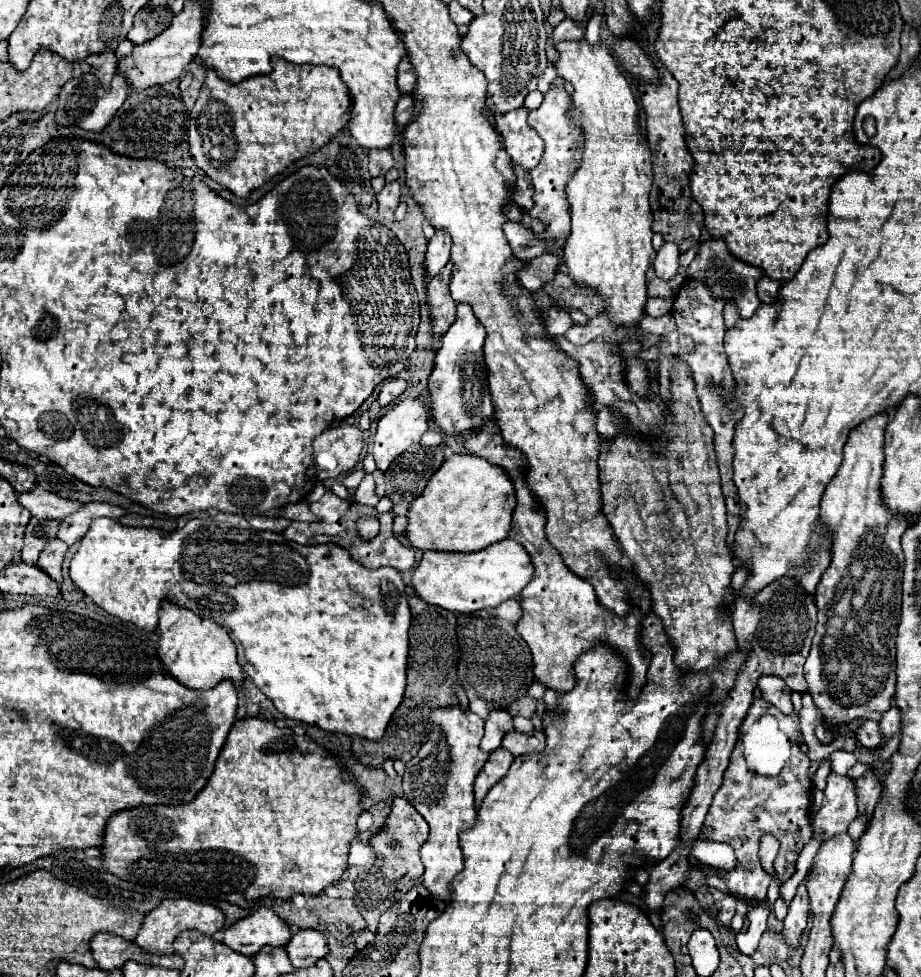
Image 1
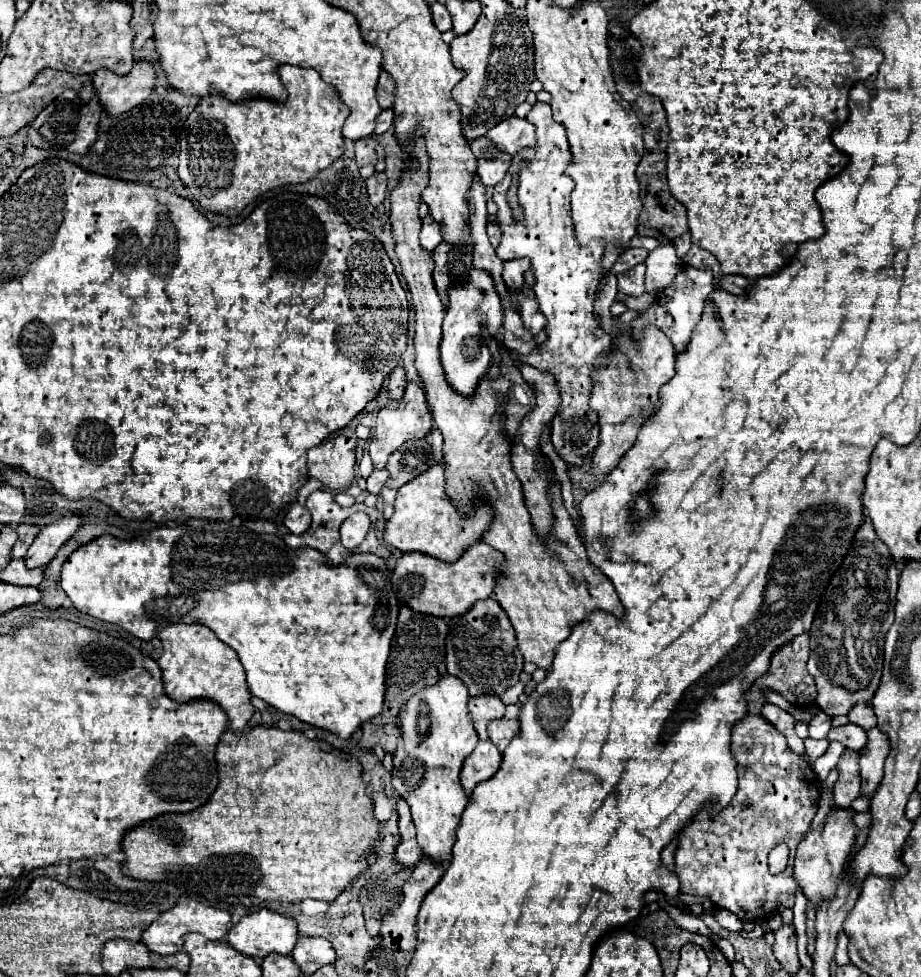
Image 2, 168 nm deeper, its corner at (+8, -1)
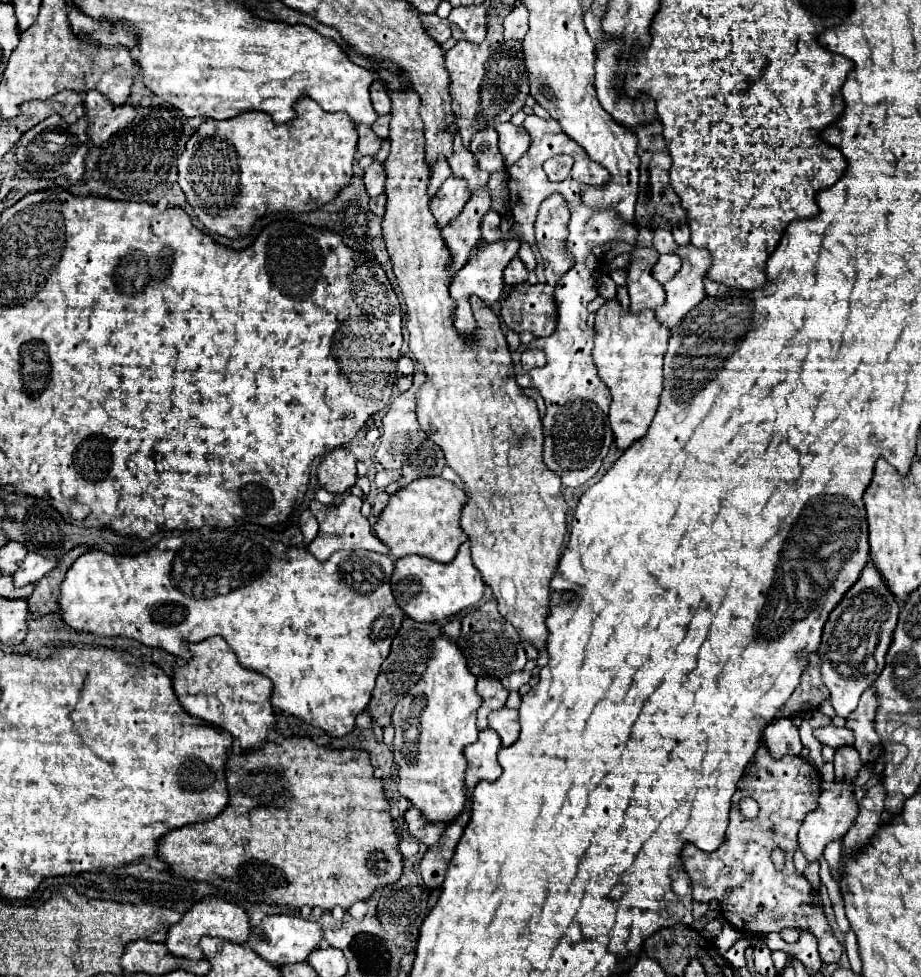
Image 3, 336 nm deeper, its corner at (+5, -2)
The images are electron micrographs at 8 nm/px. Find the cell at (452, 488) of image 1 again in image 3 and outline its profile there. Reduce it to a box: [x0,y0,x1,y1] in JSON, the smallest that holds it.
[373,476,467,562]

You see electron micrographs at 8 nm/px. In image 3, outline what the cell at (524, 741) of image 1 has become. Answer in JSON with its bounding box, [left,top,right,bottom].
[489,706,519,746]

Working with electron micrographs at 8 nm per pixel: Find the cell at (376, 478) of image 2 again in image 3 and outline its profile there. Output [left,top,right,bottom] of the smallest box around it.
[375,470,401,488]

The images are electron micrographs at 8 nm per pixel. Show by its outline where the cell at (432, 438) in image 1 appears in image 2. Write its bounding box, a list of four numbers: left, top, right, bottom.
[426,429,442,463]

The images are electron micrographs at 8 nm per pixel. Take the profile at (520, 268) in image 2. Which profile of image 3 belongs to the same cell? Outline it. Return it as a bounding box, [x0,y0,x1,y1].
[505,256,527,286]

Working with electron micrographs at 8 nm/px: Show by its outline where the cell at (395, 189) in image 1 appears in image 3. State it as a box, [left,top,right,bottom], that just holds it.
[363,162,385,198]

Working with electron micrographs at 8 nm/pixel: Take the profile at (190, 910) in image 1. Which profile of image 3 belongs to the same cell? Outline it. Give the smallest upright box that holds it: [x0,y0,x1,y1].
[165,895,251,960]

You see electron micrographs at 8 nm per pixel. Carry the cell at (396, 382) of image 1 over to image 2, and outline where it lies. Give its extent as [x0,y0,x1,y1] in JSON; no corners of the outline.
[388,368,406,400]

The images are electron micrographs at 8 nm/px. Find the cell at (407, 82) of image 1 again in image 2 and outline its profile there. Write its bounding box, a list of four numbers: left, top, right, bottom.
[376,71,394,109]

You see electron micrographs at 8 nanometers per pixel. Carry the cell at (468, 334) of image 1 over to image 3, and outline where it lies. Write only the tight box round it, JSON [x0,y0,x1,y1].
[451,214,519,336]

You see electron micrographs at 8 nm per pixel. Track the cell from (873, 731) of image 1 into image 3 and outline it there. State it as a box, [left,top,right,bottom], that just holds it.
[813,724,853,748]

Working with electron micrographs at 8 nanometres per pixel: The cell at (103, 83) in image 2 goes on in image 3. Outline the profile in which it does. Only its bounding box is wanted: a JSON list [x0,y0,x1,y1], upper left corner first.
[83,90,135,146]

